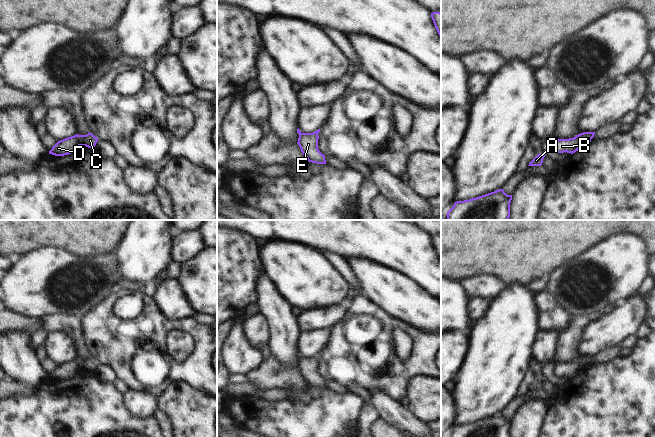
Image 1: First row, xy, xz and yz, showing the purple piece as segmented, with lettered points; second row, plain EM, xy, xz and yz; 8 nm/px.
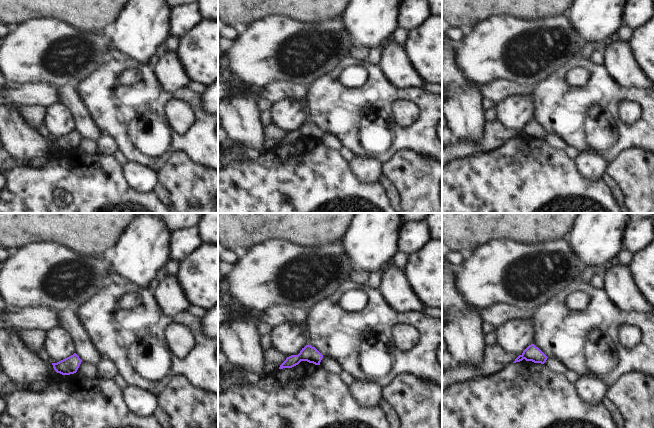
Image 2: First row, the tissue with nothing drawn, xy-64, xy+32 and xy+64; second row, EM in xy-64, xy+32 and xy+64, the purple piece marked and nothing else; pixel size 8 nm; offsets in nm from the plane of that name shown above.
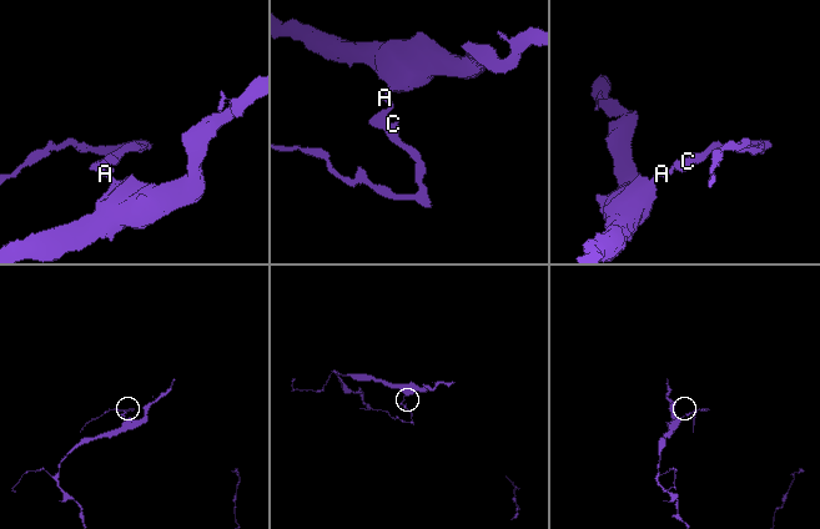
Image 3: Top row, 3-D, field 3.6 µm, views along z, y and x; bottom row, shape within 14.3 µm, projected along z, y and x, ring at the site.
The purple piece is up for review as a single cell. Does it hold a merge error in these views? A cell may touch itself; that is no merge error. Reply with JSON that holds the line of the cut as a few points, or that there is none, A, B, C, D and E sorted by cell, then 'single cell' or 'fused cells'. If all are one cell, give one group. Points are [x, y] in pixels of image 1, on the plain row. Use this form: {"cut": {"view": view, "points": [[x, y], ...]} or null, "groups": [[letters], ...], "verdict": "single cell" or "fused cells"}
{"cut": {"view": "xy", "points": [[75, 359], [80, 369]]}, "groups": [["A", "B", "D"], ["C", "E"]], "verdict": "fused cells"}

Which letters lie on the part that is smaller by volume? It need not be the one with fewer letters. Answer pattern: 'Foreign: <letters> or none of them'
Foreign: C, E

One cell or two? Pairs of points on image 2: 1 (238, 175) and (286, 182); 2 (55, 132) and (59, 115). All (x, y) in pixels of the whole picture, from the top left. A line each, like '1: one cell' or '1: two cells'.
1: one cell
2: one cell

